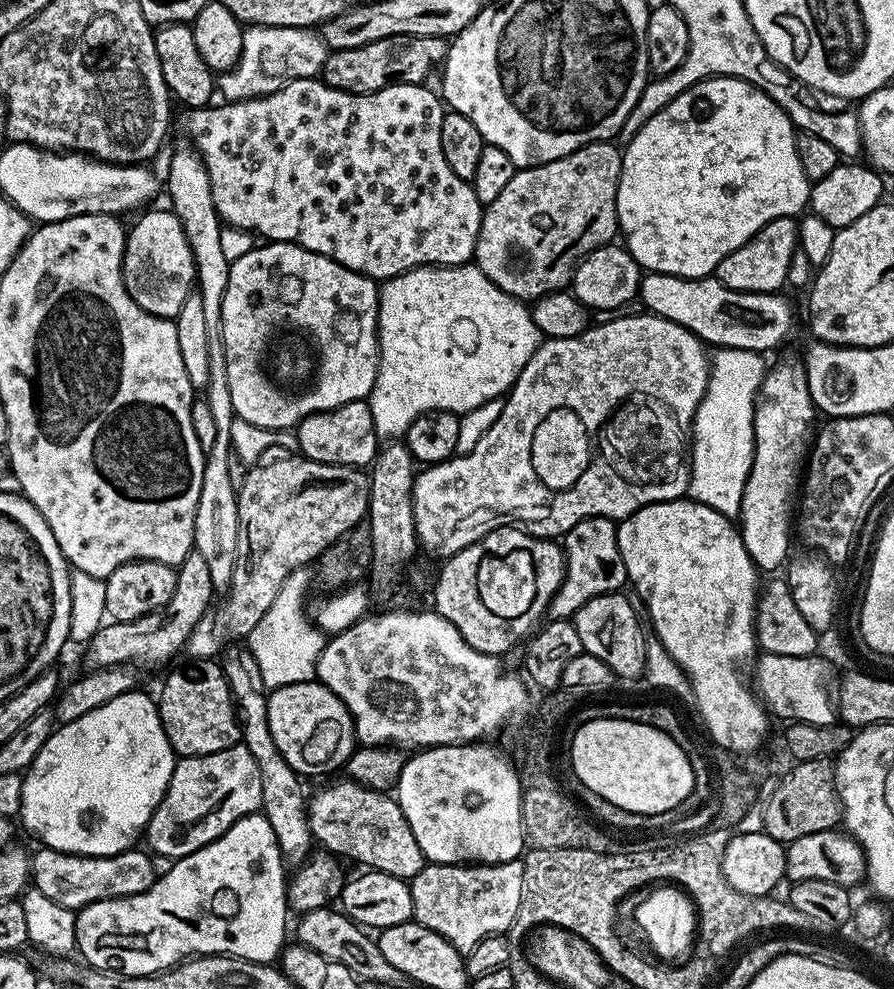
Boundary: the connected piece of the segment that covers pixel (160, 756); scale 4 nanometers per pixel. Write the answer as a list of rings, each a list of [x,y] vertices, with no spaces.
[[[133,690],[130,692],[123,692],[122,694],[118,694],[118,698],[114,698],[114,702],[106,702],[106,706],[98,706],[98,710],[90,710],[90,714],[82,714],[82,718],[78,718],[74,722],[70,722],[69,724],[60,724],[59,727],[53,731],[52,737],[48,739],[46,742],[46,746],[42,746],[42,750],[38,750],[38,758],[34,758],[34,762],[28,767],[28,771],[23,773],[24,785],[22,786],[22,806],[20,807],[20,815],[18,817],[19,823],[22,825],[24,823],[24,828],[28,832],[33,832],[34,835],[40,839],[39,843],[43,845],[45,848],[53,848],[54,850],[58,850],[59,852],[69,852],[70,854],[74,854],[75,856],[113,856],[114,854],[118,854],[119,852],[129,851],[133,847],[132,844],[136,839],[143,837],[145,835],[148,823],[150,822],[150,818],[154,814],[154,810],[156,807],[162,802],[162,798],[166,794],[166,790],[168,789],[168,783],[170,782],[170,778],[172,777],[172,772],[176,769],[176,761],[178,759],[175,752],[172,751],[172,747],[170,746],[170,742],[166,738],[166,730],[162,726],[162,722],[160,721],[160,709],[158,707],[157,701],[155,699],[152,700],[147,696],[146,693],[140,692],[141,690]]]

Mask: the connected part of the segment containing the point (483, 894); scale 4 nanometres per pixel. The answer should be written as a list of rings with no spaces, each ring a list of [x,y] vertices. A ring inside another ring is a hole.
[[[519,859],[501,864],[425,863],[412,881],[412,914],[415,923],[442,934],[462,954],[487,936],[507,933],[522,902],[524,865]]]

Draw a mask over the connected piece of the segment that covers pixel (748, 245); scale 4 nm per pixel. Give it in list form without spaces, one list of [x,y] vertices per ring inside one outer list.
[[[791,215],[774,218],[757,236],[751,236],[738,250],[734,250],[722,262],[718,262],[714,273],[730,290],[739,292],[775,292],[787,285],[787,271],[791,256],[798,247],[798,224]]]

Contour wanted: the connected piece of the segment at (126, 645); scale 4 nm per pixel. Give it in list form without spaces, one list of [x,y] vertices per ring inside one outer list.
[[[196,551],[186,554],[186,558],[176,568],[176,589],[166,602],[157,612],[146,614],[134,622],[108,622],[105,623],[92,637],[87,641],[88,660],[93,669],[113,668],[116,664],[125,666],[137,666],[136,664],[164,664],[171,656],[176,656],[179,652],[185,651],[190,634],[194,626],[204,617],[205,612],[213,607],[212,595],[217,591],[214,582],[210,582],[210,569],[208,563],[202,558],[202,554]]]

